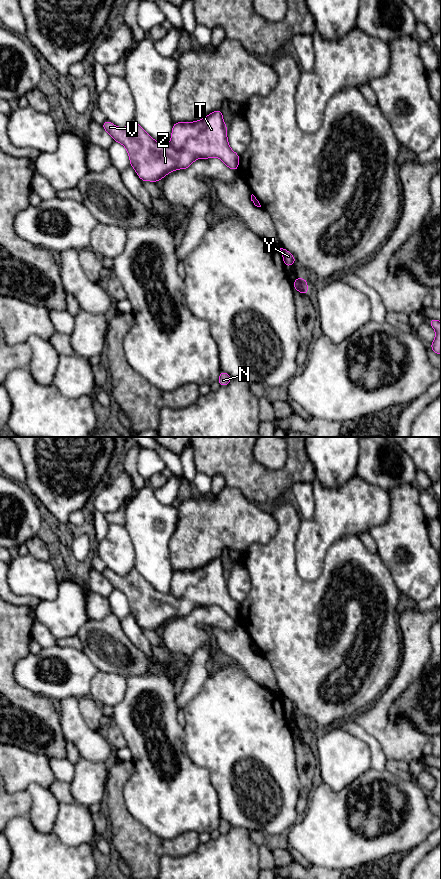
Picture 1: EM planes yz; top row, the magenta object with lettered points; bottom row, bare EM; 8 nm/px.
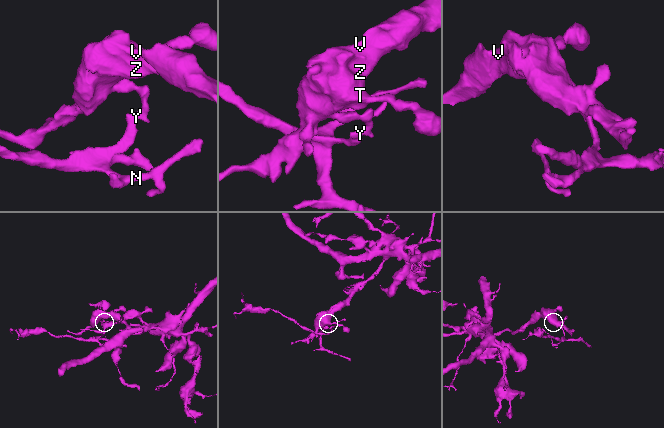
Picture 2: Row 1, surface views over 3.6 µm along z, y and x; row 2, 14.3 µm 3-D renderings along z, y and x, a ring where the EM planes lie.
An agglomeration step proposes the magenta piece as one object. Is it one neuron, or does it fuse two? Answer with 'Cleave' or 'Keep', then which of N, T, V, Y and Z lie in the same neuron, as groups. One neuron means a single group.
Cleave. Groups: N Y / T V Z

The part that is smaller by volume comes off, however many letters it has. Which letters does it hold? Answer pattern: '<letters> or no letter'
N, Y

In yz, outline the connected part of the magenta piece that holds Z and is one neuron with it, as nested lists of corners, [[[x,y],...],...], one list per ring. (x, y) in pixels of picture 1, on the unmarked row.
[[[221,557],[195,570],[173,572],[168,593],[155,589],[134,567],[125,576],[105,569],[102,575],[127,598],[130,613],[142,629],[157,630],[177,617],[187,617],[196,607],[217,605],[238,618],[240,604],[230,595]]]

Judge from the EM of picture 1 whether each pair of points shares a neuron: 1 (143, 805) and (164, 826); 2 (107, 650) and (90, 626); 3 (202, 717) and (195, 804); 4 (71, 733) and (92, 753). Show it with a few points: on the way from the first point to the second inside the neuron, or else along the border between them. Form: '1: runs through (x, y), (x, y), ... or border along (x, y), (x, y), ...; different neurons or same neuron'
1: runs through (148, 810), (159, 821); same neuron
2: runs through (105, 644), (93, 632); same neuron
3: border along (185, 746), (188, 757), (208, 770), (212, 785); different neurons
4: runs through (76, 737), (87, 748); same neuron

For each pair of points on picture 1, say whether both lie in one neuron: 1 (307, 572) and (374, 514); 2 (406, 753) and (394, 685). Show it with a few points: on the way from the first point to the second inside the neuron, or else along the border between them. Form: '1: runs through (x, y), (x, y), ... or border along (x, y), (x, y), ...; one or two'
1: runs through (312, 552), (350, 514), (354, 514); one
2: runs through (393, 736), (383, 726), (384, 702); one

